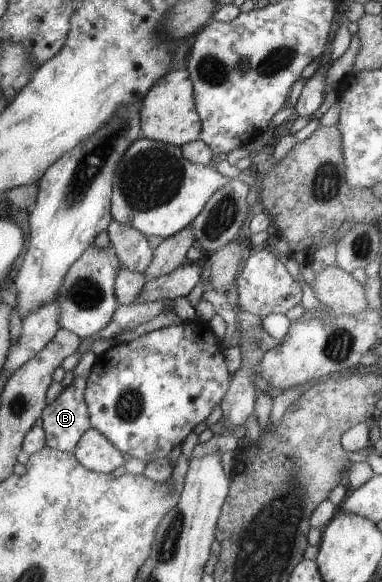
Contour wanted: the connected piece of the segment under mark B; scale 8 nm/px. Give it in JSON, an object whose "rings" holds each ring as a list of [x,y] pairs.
{"rings":[[[92,351],[86,352],[86,354],[78,360],[78,364],[70,371],[63,389],[56,398],[42,408],[42,414],[40,416],[42,420],[41,427],[45,434],[45,445],[48,448],[64,452],[73,452],[82,433],[91,427],[83,392],[86,377],[90,372],[90,368],[92,368],[92,364],[94,364],[95,356]]]}

